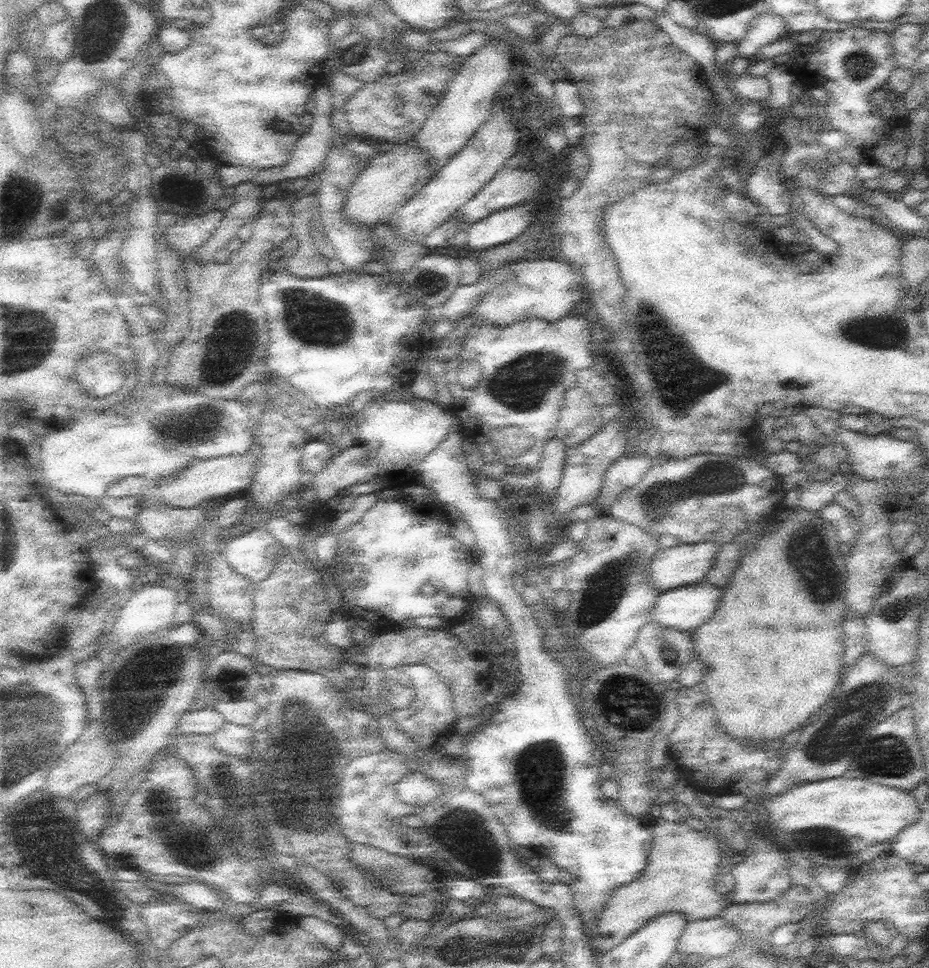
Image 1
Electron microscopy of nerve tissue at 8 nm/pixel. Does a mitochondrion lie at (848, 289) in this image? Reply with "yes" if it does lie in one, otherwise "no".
no

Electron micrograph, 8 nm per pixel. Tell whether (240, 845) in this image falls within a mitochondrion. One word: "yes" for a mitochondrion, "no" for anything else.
yes

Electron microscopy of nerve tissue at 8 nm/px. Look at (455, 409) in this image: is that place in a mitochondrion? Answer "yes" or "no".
no

